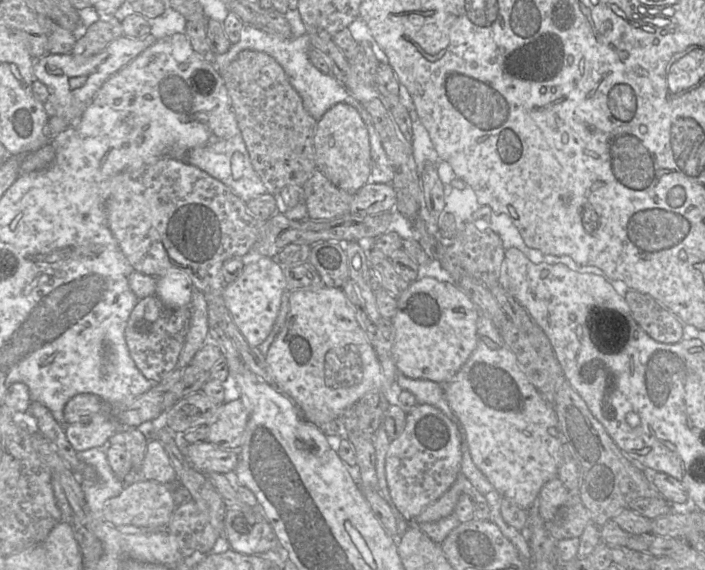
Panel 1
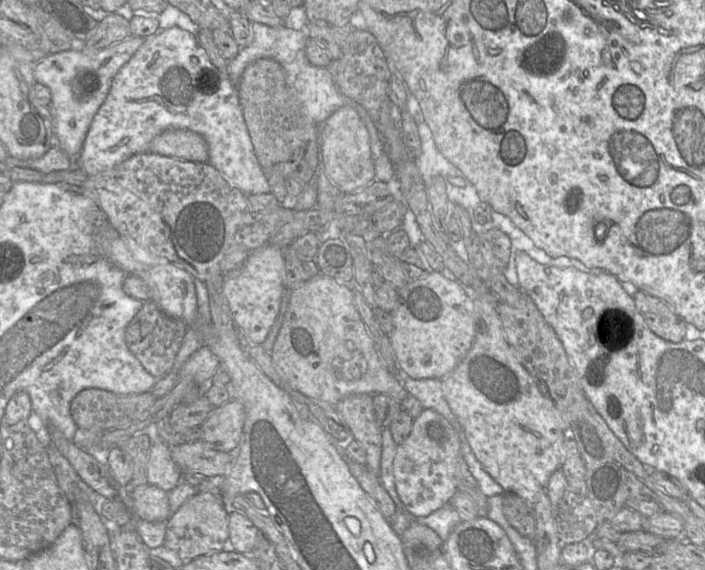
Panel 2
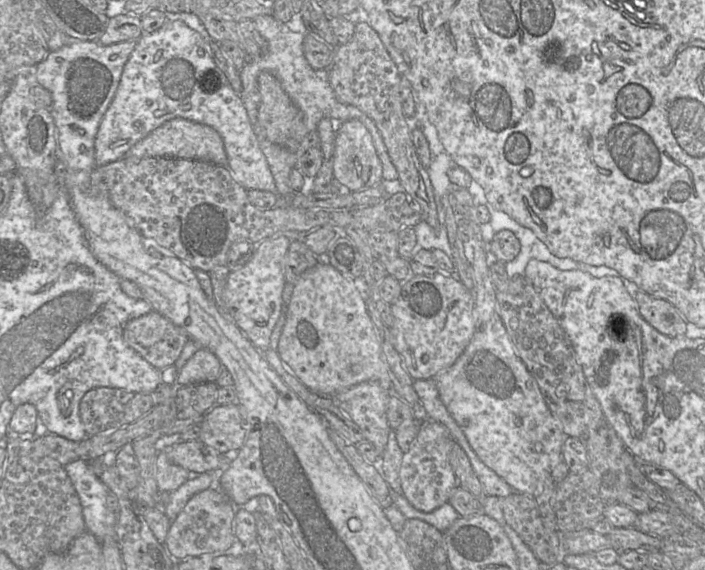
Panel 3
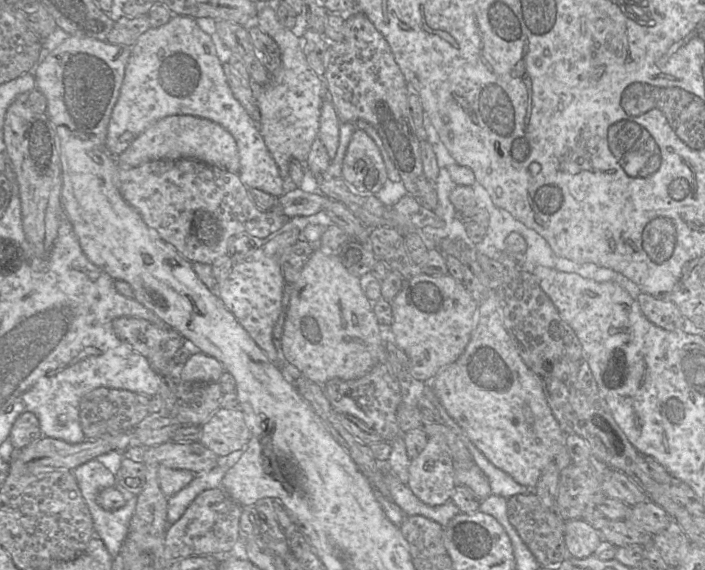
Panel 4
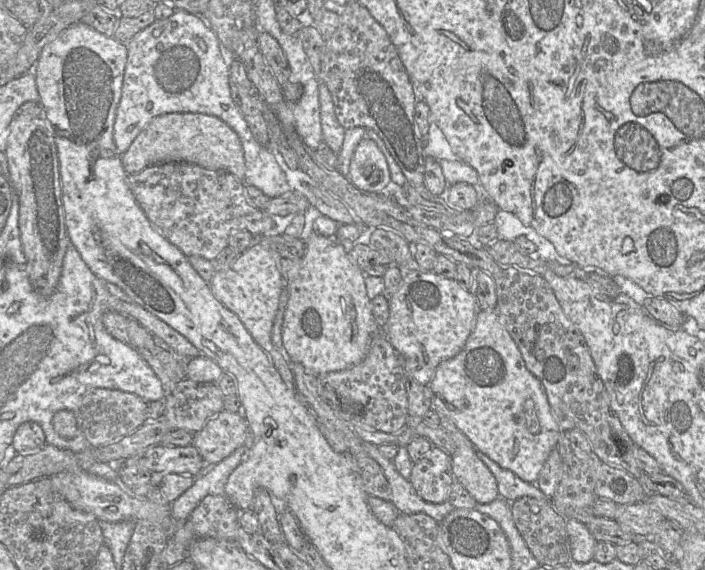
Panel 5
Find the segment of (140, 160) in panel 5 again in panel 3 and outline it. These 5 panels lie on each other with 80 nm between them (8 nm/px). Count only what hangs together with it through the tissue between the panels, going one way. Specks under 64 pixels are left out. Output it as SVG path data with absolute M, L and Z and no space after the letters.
M182 118L169 120L135 143L123 158L168 157L205 161L226 166L227 156L221 136L213 128Z

